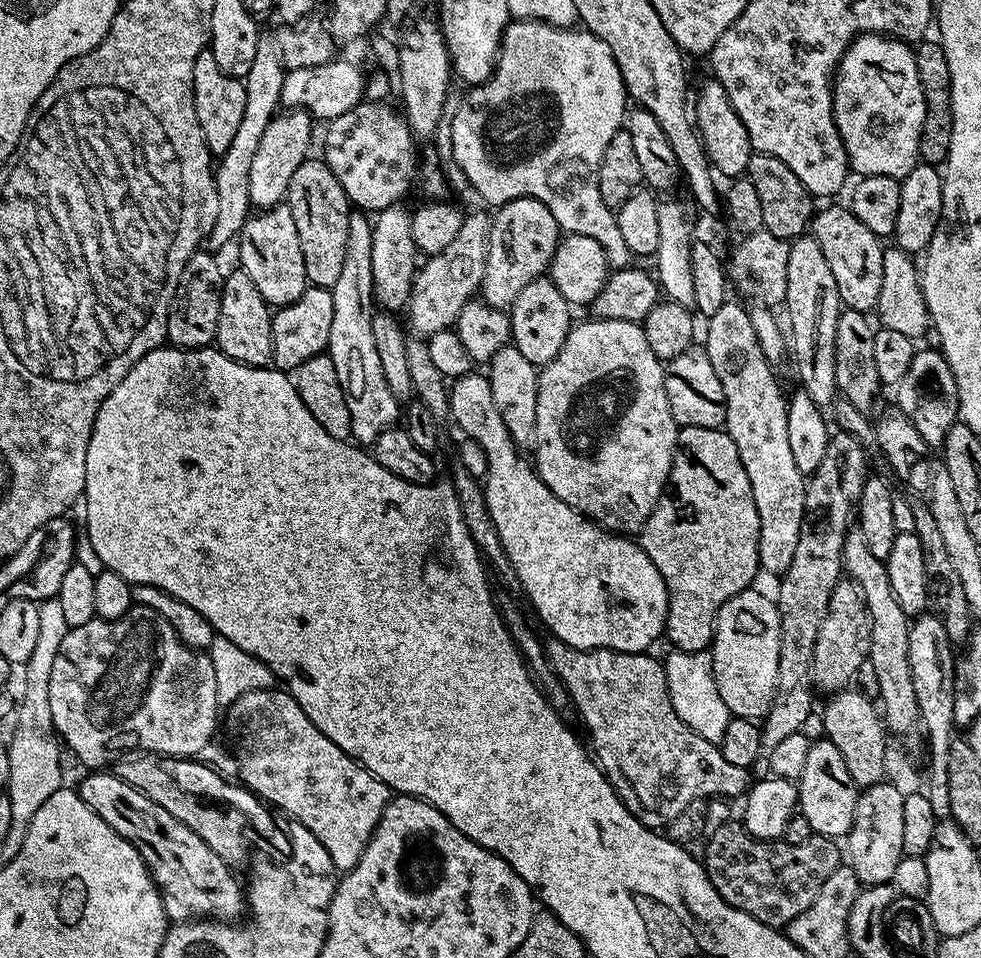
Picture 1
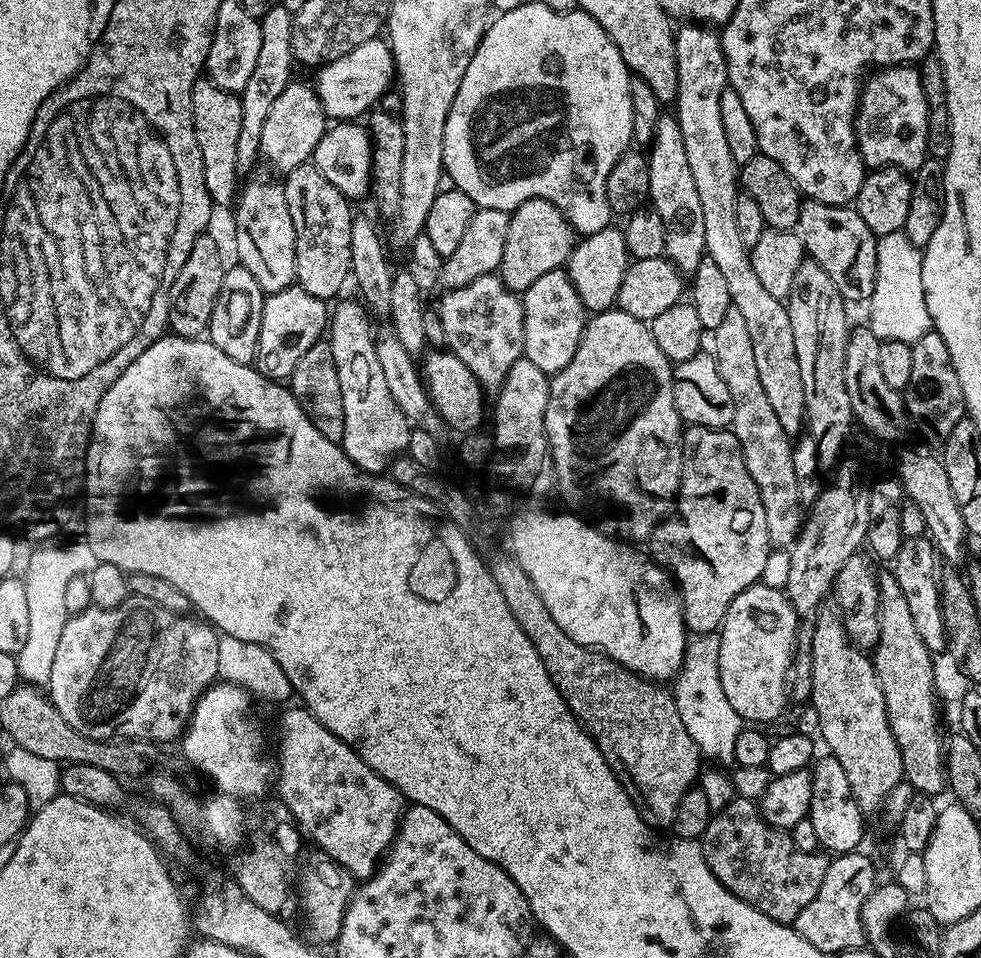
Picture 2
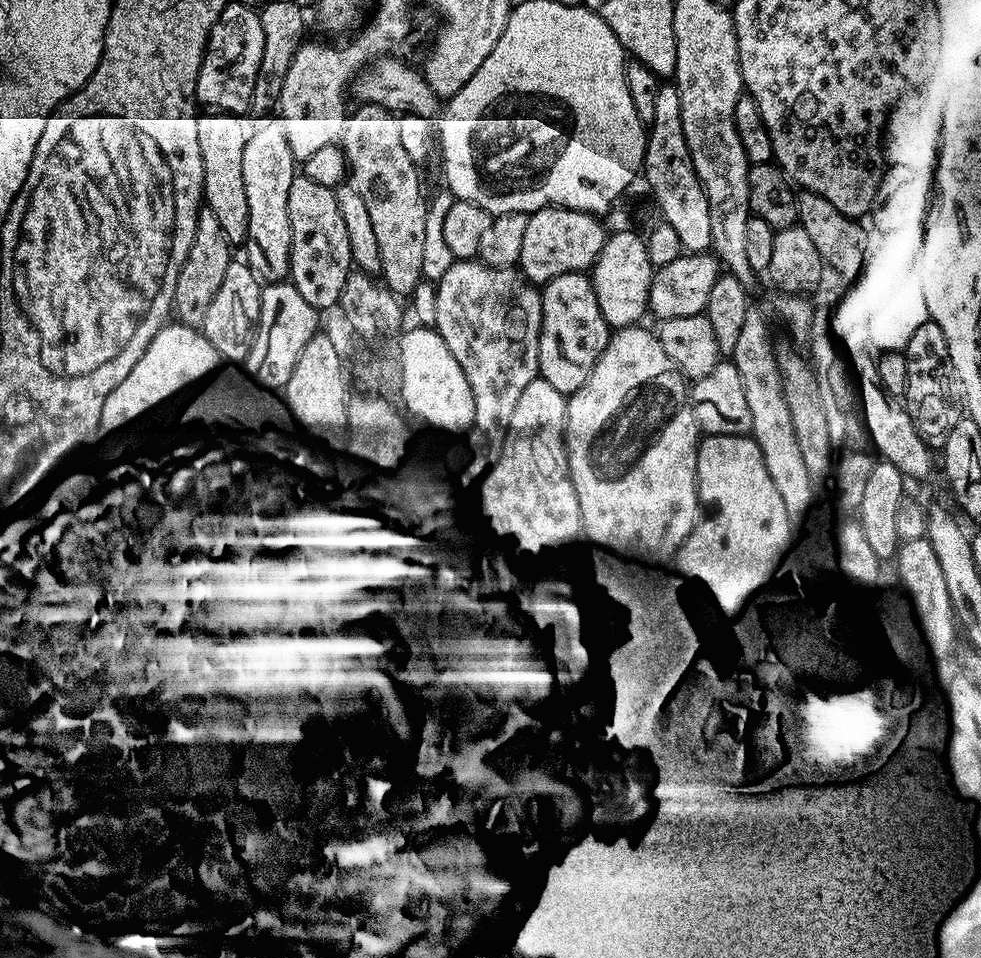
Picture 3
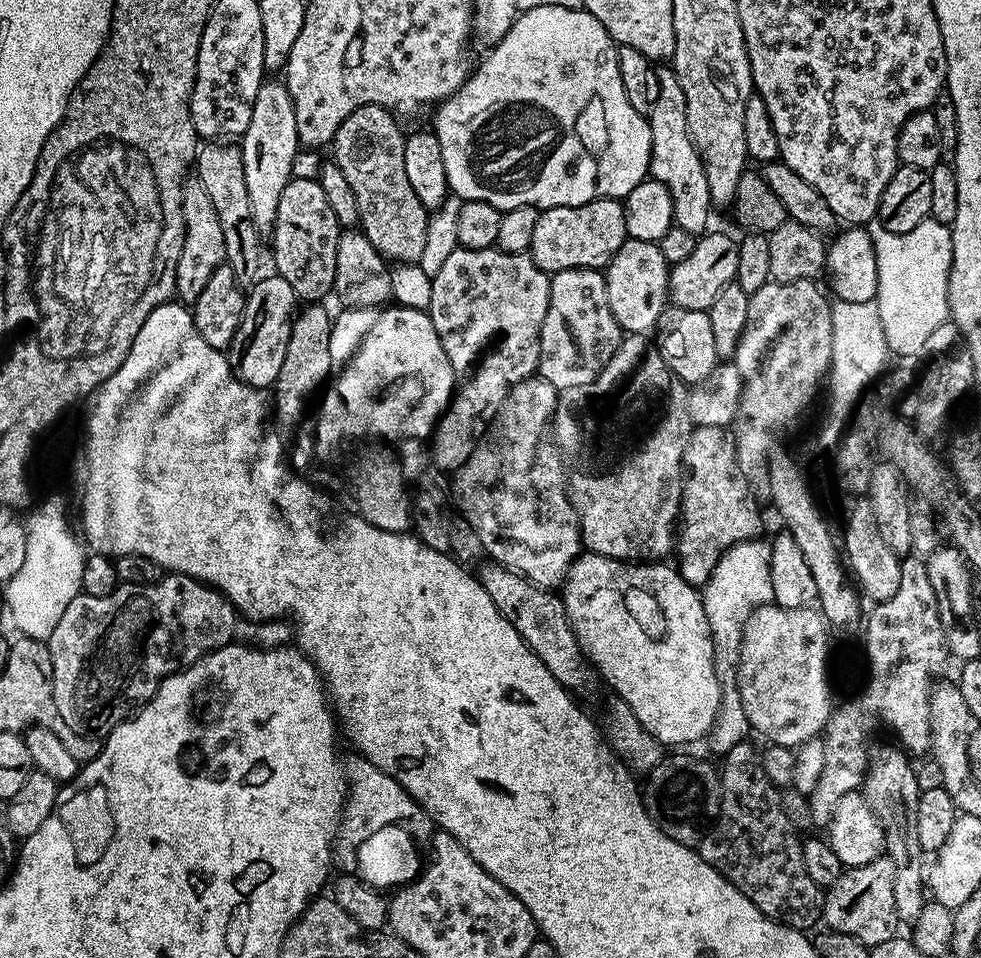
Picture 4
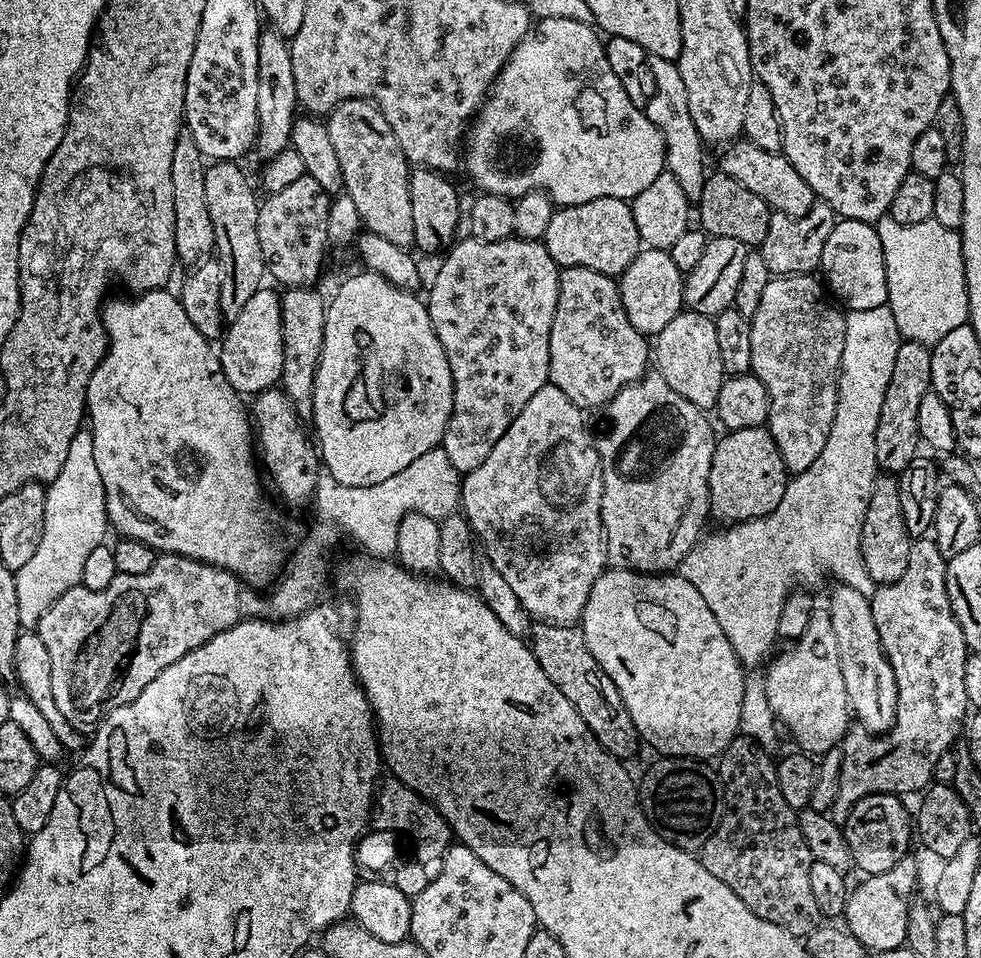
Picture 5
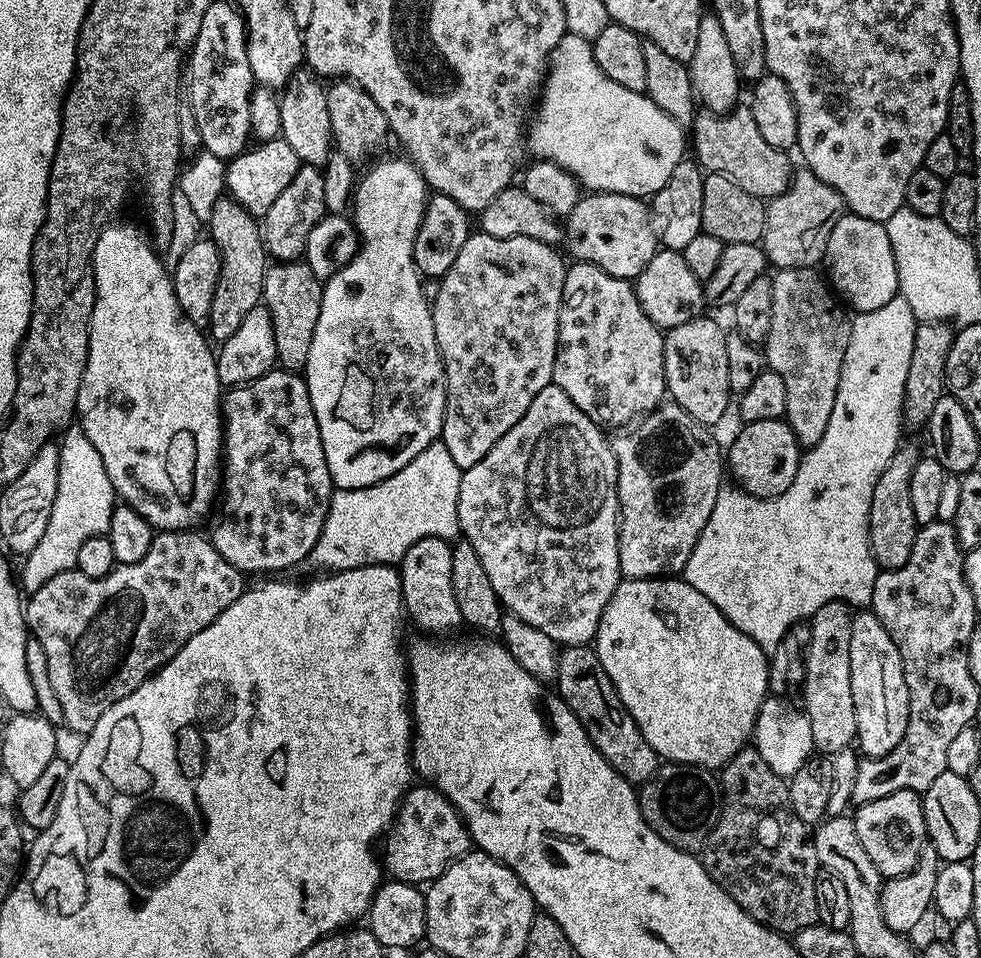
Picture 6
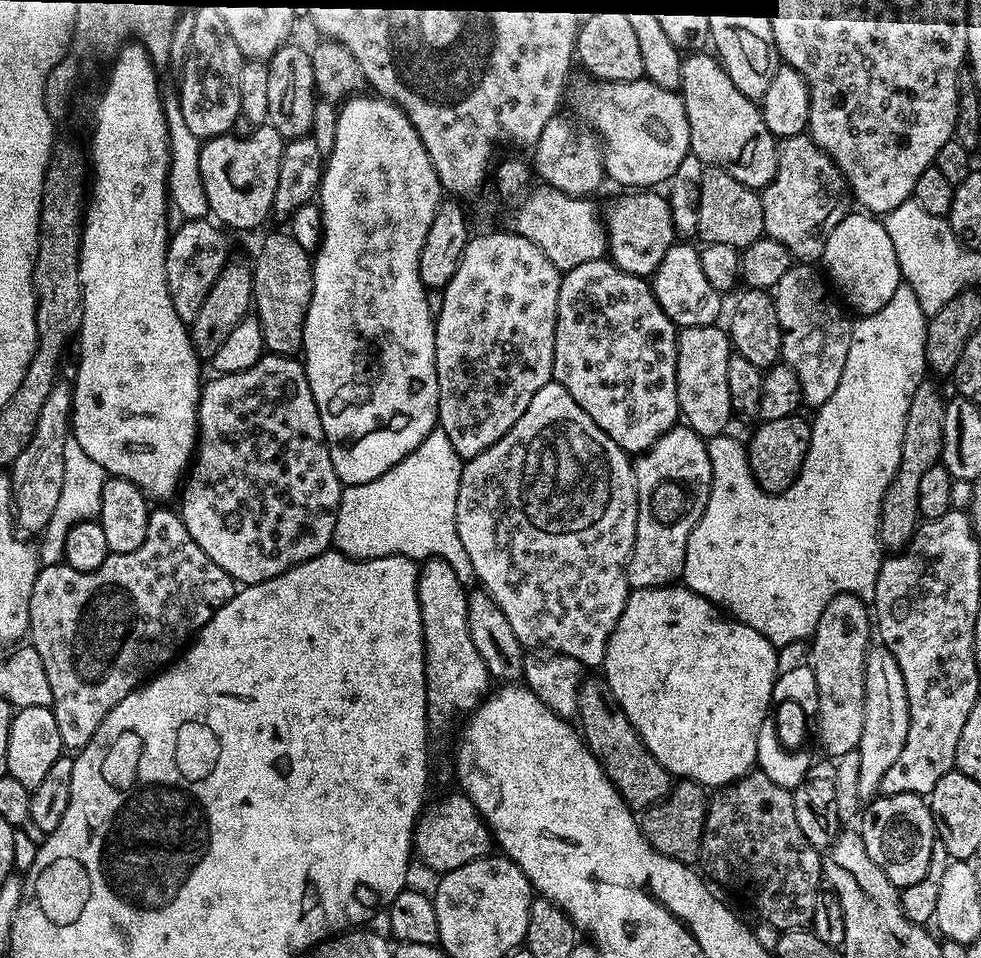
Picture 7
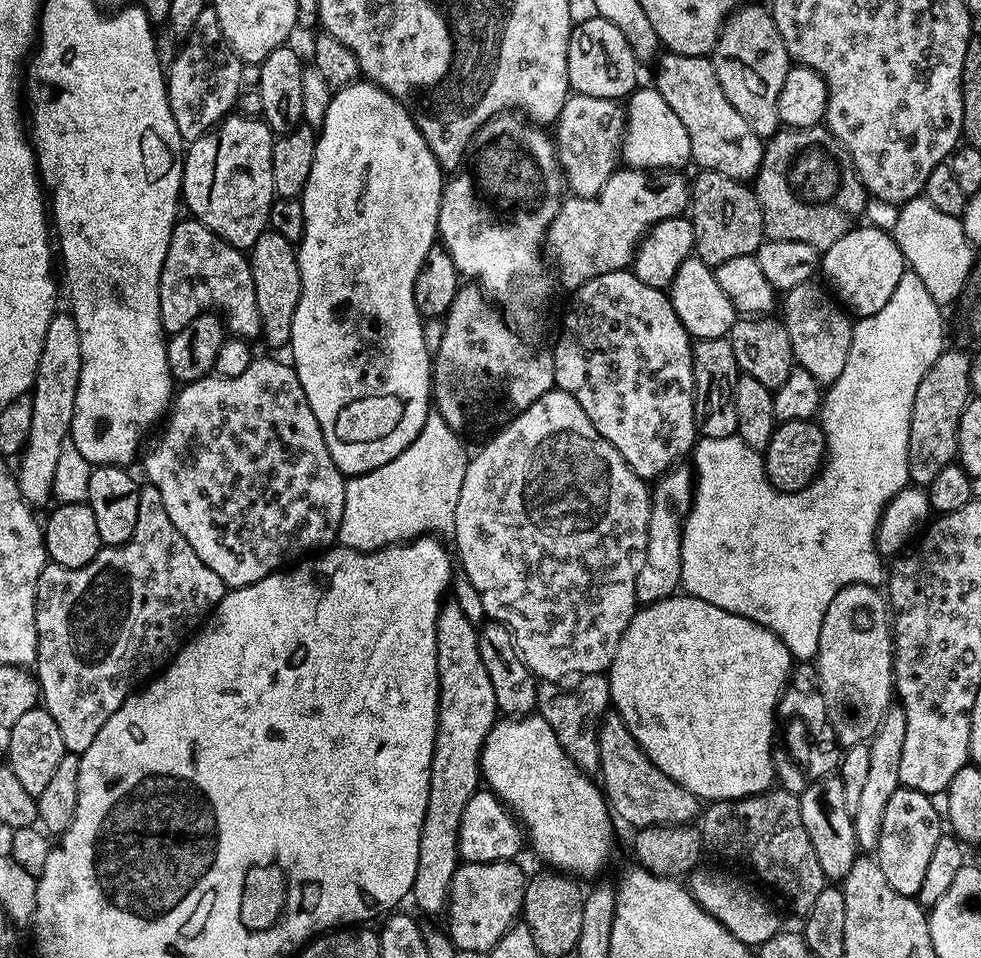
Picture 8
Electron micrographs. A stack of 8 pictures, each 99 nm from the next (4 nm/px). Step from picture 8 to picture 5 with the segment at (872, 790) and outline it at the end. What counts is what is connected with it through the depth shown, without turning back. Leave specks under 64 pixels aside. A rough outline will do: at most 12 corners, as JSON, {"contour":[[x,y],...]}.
{"contour":[[835,585],[827,613],[849,707],[872,734],[892,728],[897,680],[871,599]]}

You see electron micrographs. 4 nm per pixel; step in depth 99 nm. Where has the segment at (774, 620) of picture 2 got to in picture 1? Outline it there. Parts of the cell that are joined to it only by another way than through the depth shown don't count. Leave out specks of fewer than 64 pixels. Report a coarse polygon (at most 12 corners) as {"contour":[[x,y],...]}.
{"contour":[[755,587],[714,621],[714,682],[759,721],[778,686],[780,619]]}

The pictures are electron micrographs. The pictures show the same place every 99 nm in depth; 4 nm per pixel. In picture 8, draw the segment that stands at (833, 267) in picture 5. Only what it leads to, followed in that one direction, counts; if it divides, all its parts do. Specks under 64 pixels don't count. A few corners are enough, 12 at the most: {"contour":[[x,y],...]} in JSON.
{"contour":[[851,228],[822,276],[857,317],[878,314],[905,271],[891,231]]}

